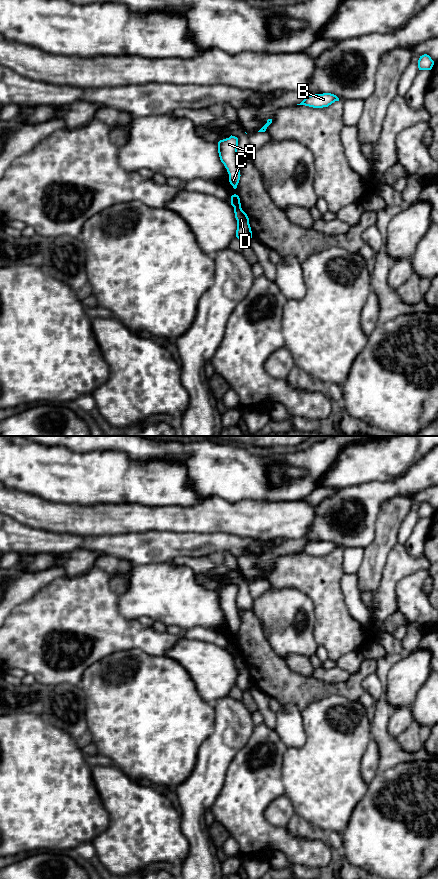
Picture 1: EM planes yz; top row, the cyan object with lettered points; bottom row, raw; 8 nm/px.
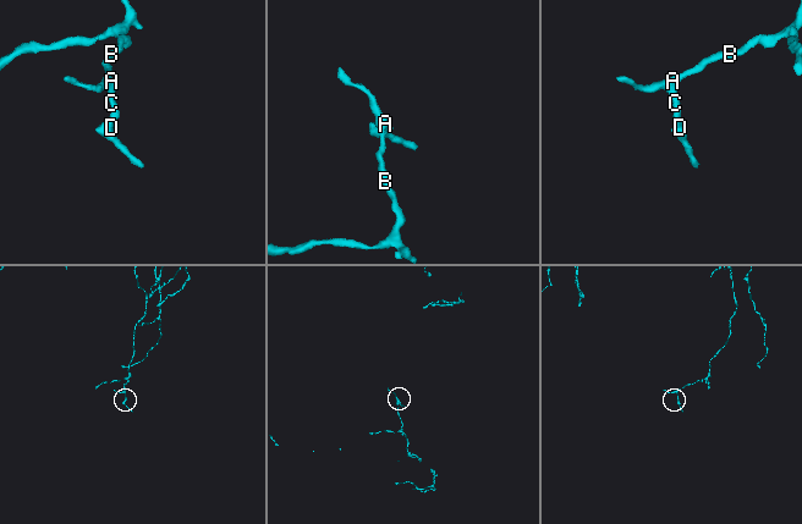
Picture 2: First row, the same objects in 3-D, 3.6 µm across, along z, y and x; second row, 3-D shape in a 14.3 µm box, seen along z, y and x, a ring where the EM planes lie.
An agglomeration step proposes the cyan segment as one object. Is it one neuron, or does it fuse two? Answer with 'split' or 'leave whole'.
split

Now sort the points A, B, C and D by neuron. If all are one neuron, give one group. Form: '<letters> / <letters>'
A B C / D

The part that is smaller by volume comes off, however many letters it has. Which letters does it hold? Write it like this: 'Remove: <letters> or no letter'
Remove: D

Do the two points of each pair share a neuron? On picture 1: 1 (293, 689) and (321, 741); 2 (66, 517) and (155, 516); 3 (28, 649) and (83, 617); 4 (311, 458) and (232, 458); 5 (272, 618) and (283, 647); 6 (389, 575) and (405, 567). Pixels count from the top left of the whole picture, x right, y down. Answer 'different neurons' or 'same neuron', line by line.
1: different neurons
2: same neuron
3: same neuron
4: same neuron
5: same neuron
6: same neuron

